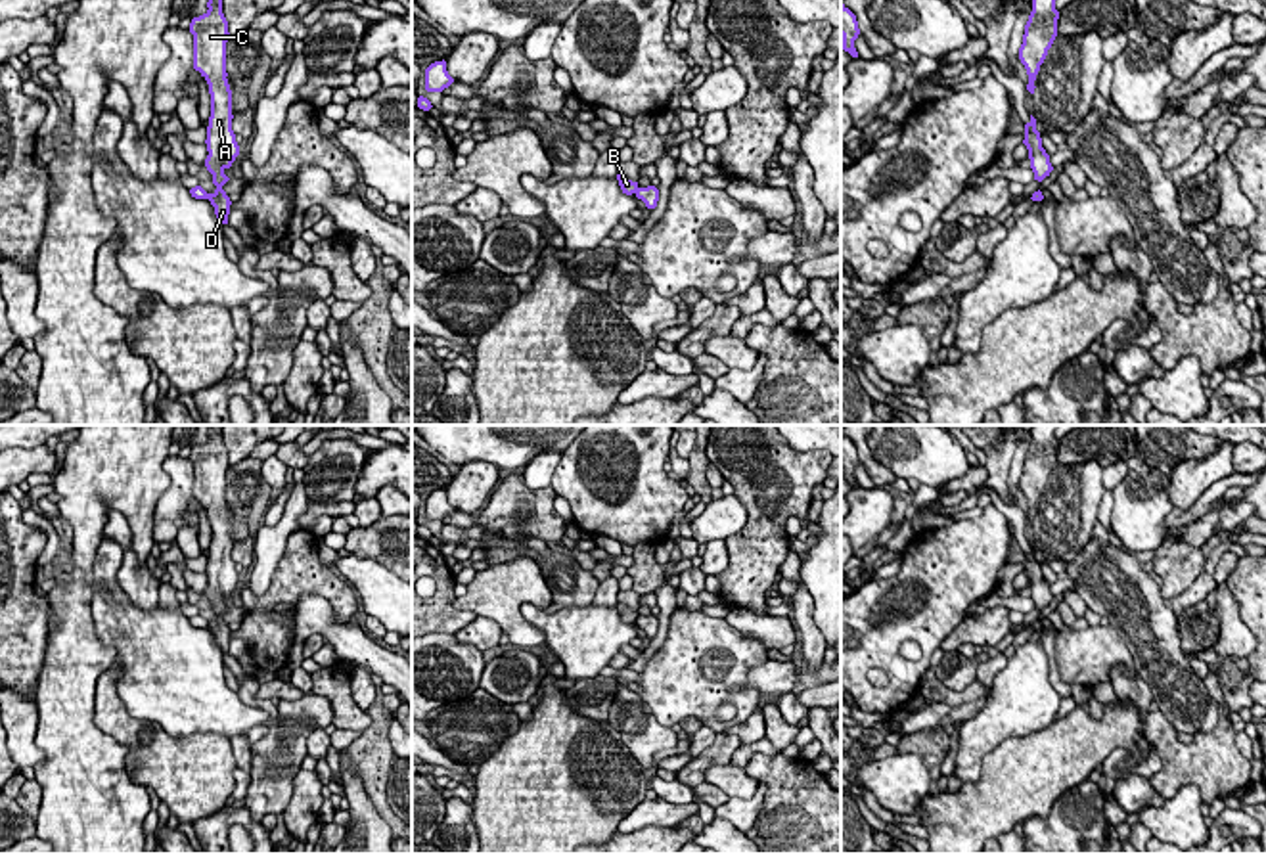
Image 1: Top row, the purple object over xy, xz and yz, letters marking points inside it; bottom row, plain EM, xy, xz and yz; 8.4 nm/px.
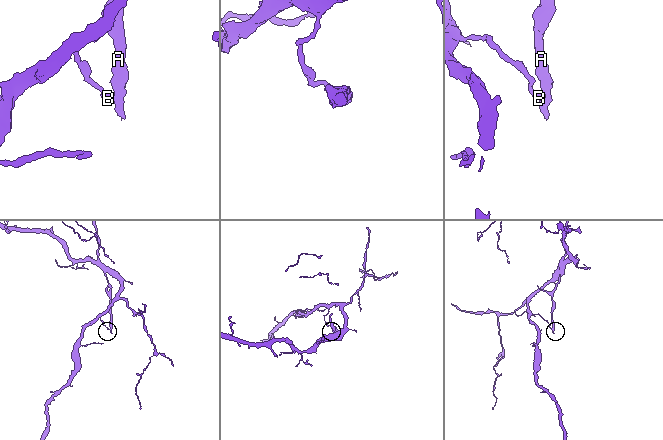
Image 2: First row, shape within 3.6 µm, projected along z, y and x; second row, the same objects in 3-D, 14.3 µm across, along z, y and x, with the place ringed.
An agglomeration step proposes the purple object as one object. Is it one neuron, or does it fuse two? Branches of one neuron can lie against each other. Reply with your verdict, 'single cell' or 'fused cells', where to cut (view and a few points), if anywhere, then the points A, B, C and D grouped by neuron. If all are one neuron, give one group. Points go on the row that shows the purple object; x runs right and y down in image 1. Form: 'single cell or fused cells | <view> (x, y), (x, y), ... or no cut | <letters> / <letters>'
fused cells | xz (638, 188), (634, 192) | A C D / B

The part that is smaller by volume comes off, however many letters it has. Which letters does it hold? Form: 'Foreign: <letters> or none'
Foreign: A, C, D

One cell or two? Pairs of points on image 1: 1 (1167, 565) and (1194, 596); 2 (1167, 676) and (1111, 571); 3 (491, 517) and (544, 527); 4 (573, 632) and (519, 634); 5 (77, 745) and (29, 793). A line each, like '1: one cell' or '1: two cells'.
1: two cells
2: one cell
3: one cell
4: two cells
5: two cells

